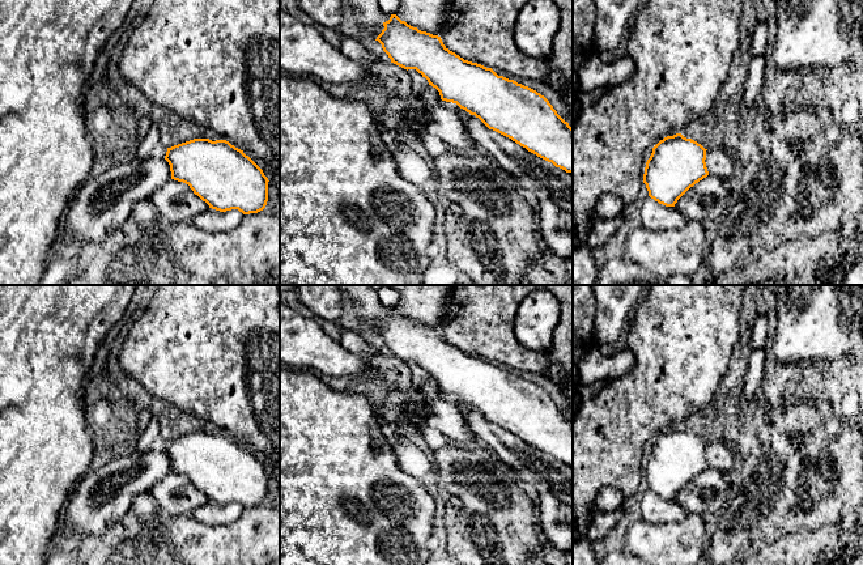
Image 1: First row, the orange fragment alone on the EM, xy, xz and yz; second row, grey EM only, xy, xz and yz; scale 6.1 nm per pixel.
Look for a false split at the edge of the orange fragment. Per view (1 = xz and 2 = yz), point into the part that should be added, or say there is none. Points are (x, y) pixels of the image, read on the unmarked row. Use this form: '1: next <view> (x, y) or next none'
1: next none
2: next none

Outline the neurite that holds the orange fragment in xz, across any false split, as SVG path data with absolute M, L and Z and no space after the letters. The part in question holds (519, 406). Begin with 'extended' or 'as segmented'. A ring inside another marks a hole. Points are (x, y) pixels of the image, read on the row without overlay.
as segmented | M396 307L383 315L384 322L377 330L391 356L416 362L439 385L441 392L456 396L493 422L556 460L573 466L573 421L565 415L549 394L536 383L498 369L492 361L464 353L450 344L441 330L421 324L401 314Z

